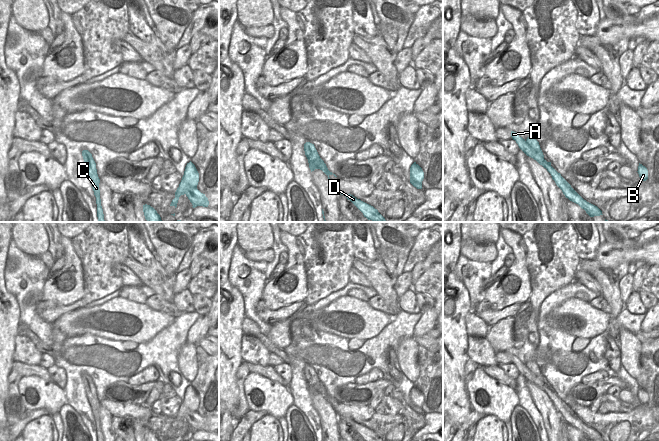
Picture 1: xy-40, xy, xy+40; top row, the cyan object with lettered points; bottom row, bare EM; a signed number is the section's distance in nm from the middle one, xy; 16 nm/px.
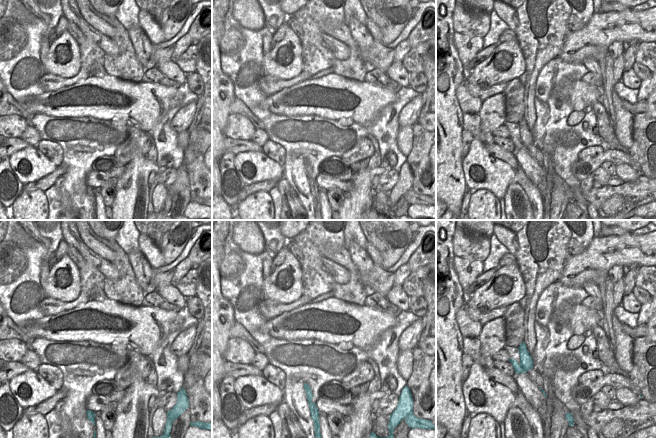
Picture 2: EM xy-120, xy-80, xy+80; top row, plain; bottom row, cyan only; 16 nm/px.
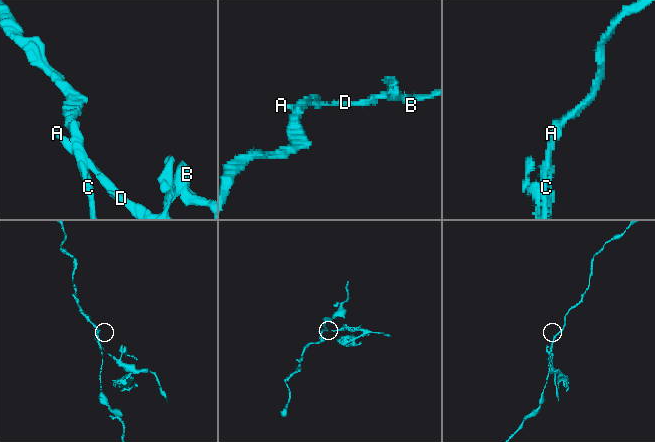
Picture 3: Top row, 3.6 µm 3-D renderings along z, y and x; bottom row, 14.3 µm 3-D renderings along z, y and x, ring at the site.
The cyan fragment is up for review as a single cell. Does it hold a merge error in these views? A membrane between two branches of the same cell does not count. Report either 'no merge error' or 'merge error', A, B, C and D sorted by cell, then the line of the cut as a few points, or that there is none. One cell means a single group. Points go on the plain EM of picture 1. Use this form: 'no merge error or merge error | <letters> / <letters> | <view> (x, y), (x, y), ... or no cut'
merge error | A B D / C | xy+40 (525, 365), (543, 382)

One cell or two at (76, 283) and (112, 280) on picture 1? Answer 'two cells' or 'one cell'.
two cells

